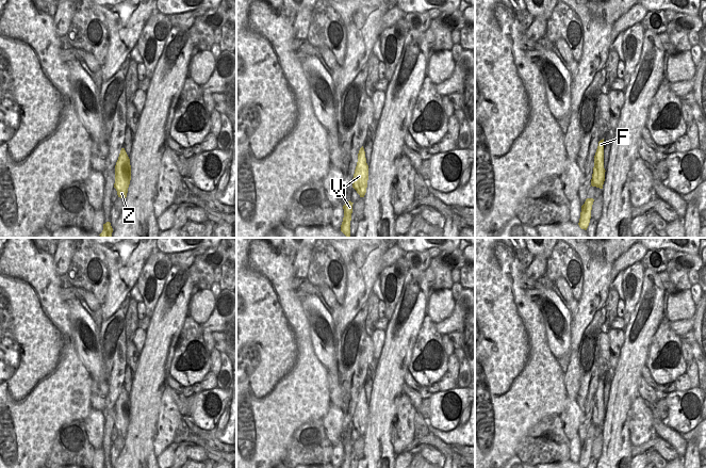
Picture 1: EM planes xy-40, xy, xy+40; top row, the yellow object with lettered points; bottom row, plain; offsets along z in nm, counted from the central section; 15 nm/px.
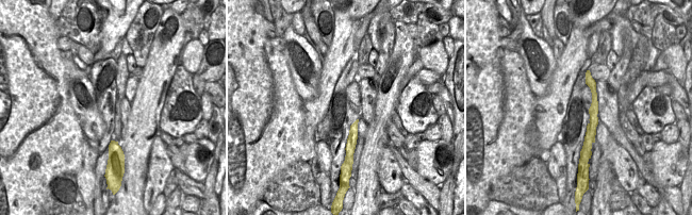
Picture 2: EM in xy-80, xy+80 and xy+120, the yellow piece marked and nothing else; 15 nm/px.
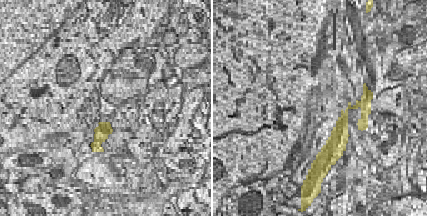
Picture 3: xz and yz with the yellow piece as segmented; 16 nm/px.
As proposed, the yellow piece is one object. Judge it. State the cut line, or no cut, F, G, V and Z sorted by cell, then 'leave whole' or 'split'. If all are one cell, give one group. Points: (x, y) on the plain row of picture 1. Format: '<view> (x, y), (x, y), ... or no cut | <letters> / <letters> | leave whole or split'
xy+40 (591, 422), (594, 424) | F G Z / V | split

